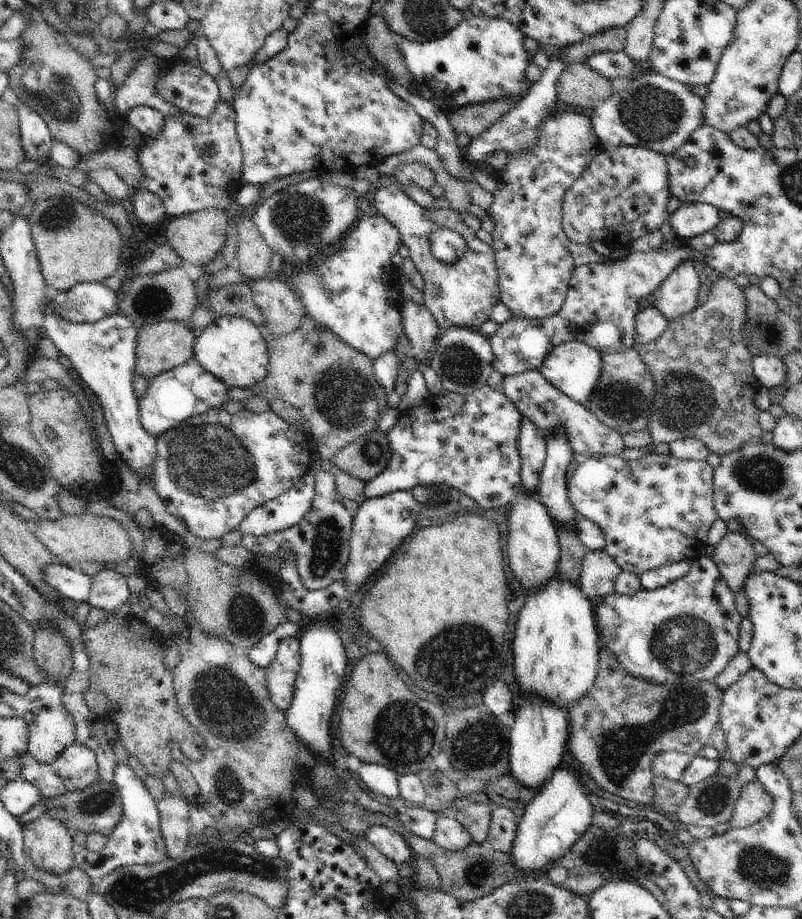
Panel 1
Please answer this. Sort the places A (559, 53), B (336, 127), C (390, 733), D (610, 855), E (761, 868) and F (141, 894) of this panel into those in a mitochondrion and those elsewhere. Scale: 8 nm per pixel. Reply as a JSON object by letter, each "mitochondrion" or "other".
{"A":"other","B":"other","C":"mitochondrion","D":"other","E":"mitochondrion","F":"mitochondrion"}

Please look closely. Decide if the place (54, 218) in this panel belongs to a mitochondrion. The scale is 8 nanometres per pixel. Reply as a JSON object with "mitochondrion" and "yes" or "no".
{"mitochondrion":"yes"}

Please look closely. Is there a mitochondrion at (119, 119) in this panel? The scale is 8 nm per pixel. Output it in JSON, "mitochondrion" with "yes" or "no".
{"mitochondrion":"no"}

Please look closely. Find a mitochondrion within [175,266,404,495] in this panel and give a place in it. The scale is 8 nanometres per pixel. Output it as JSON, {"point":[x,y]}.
{"point":[342,395]}

